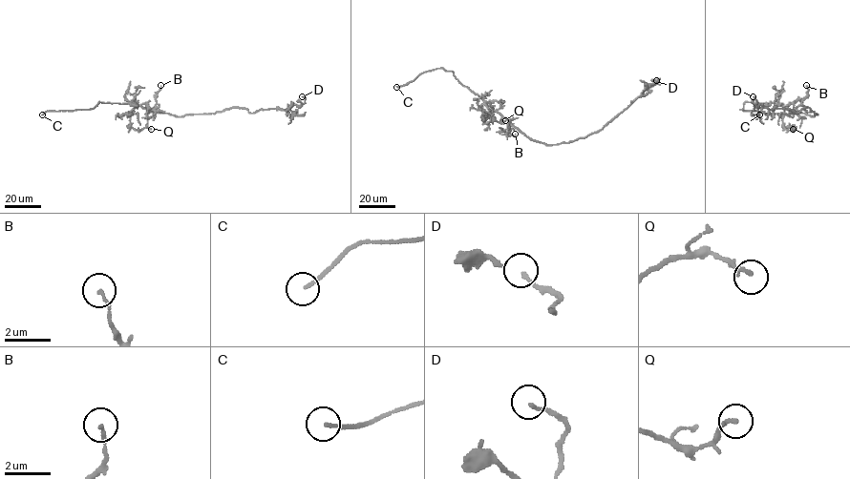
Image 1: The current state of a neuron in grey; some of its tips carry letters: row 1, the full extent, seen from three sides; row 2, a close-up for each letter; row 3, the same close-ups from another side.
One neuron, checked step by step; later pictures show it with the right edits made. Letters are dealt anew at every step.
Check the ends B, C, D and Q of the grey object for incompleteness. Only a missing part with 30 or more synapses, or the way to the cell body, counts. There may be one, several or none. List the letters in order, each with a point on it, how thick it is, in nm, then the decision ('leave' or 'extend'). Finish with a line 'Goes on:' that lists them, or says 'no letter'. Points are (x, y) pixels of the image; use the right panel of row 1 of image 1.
B: place (806, 85); calibre 130 nm; leave
C: place (759, 114); calibre 140 nm; extend
D: place (753, 96); calibre 140 nm; leave
Q: place (793, 129); calibre 180 nm; leave
Goes on: C

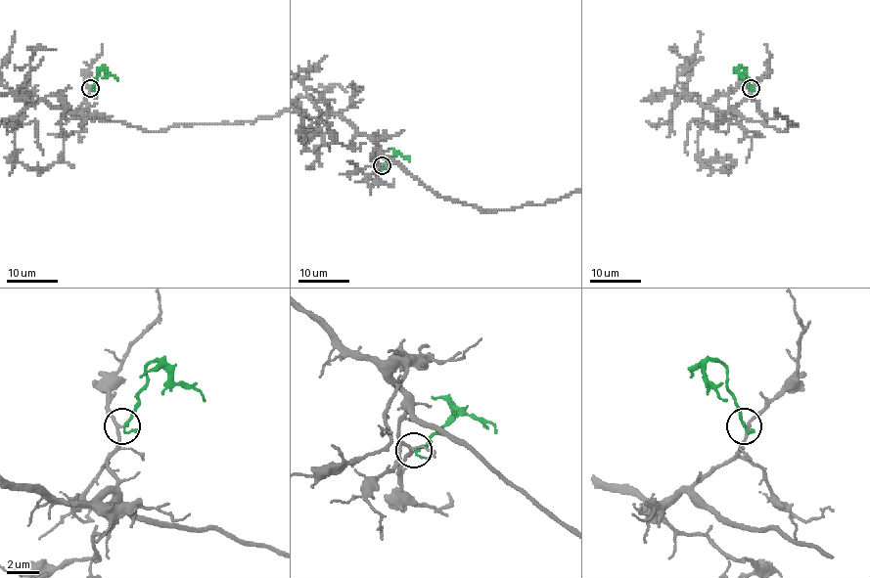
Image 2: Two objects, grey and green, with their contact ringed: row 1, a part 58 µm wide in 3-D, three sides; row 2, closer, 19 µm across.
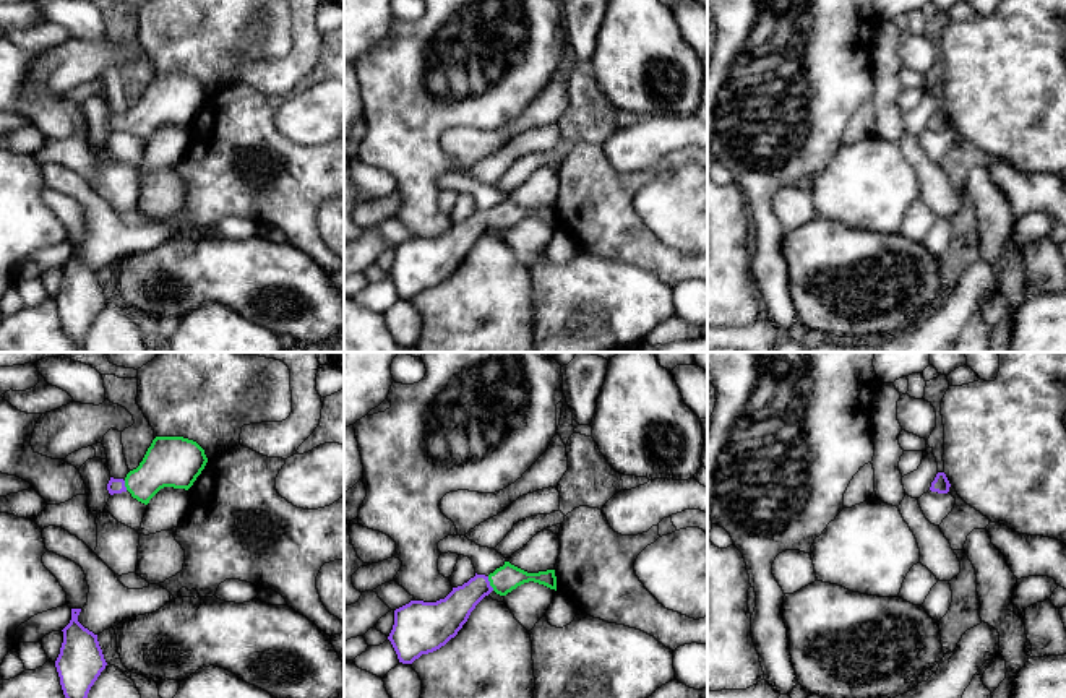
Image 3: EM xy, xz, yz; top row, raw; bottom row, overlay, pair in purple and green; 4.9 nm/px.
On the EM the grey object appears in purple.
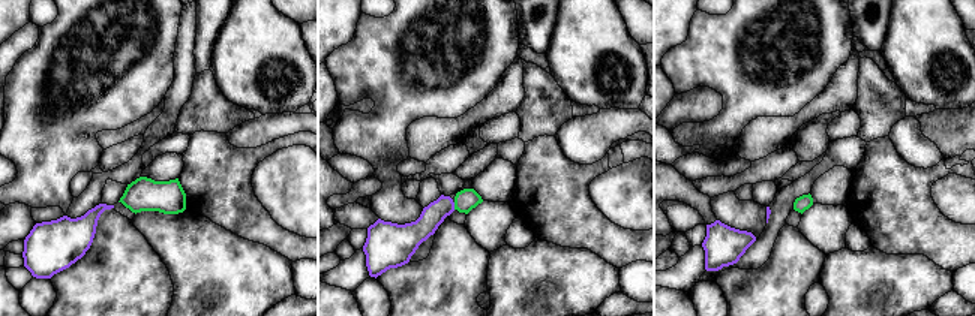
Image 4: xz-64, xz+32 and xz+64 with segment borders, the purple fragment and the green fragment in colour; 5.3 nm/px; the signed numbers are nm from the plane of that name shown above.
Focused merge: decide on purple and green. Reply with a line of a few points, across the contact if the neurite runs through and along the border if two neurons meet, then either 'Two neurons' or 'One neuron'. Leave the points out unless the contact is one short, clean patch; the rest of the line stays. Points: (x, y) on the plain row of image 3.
Line: xz (450, 250), (481, 221), (489, 219), (503, 216). One neuron

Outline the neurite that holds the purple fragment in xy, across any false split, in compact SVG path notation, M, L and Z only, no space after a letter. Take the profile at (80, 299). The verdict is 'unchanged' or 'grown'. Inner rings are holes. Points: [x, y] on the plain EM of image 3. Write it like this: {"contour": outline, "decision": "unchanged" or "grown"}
{"contour": "M71 245L71 256L62 266L63 279L55 304L65 334L83 351L88 330L107 299L97 271L78 258L81 245Z", "decision": "unchanged"}

